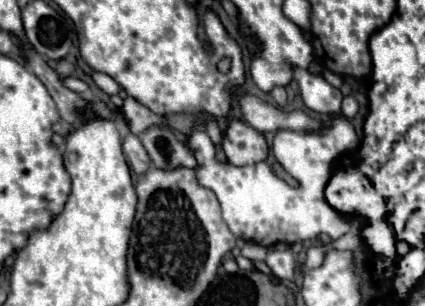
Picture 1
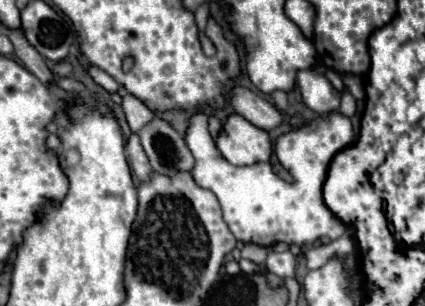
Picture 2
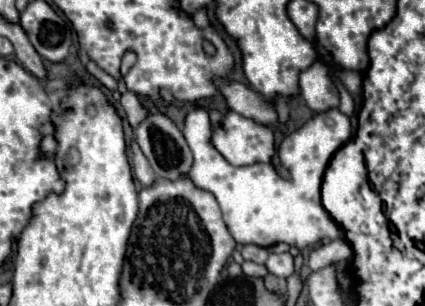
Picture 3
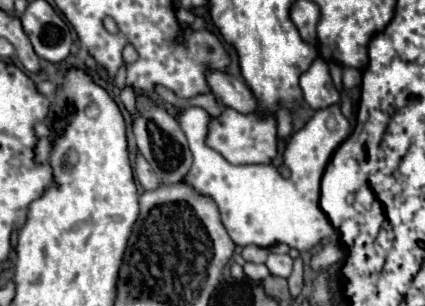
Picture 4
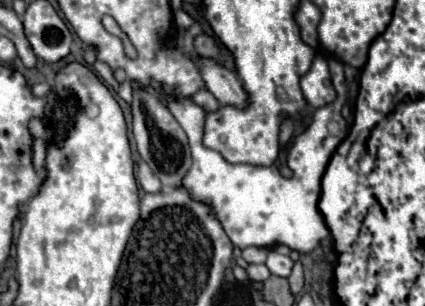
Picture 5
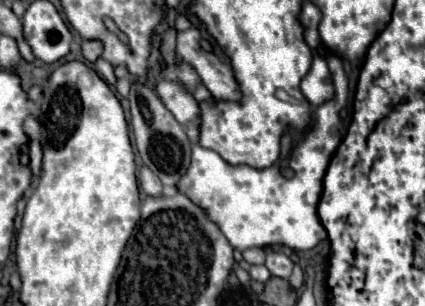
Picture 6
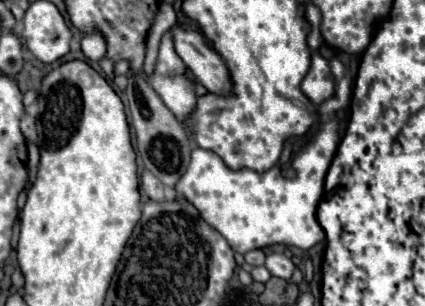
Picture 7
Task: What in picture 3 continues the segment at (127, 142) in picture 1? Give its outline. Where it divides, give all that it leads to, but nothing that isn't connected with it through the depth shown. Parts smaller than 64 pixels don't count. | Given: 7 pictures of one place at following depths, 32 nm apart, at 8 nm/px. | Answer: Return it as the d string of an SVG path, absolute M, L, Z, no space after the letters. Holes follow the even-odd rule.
M136 140L132 142L130 152L132 152L132 170L134 170L136 178L140 180L140 184L142 184L142 186L152 186L152 180L156 180L156 174L152 172L150 164L148 164L146 156L142 154L140 146L136 144Z

